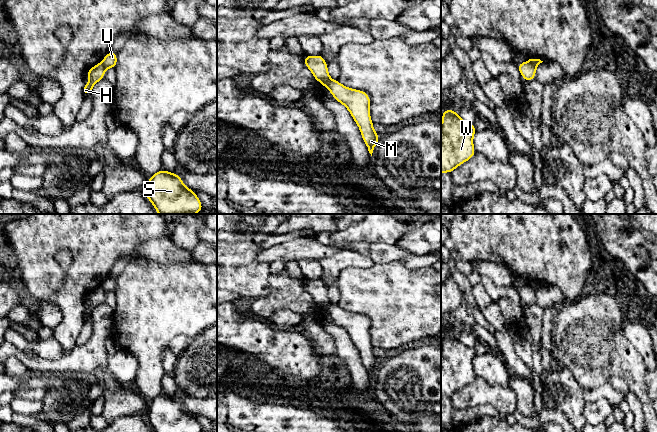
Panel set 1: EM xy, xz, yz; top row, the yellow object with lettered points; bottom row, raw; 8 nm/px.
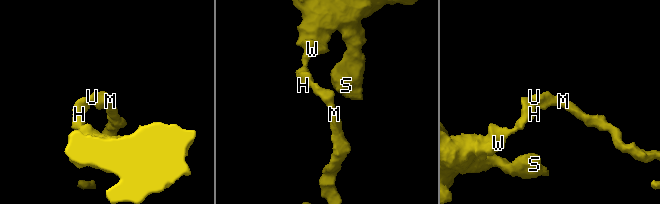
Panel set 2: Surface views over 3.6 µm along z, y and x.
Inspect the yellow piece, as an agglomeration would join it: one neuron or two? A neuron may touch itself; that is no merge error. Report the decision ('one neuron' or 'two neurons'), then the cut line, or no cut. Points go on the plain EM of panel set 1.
two neurons; cut in yz along (528, 284), (536, 290)

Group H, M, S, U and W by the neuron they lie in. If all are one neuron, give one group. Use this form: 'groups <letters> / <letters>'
groups H S W / M U

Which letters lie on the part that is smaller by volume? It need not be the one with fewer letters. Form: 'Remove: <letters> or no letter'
Remove: M, U

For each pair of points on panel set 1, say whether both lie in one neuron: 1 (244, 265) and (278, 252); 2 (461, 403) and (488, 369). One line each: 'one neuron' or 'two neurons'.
1: two neurons
2: two neurons

